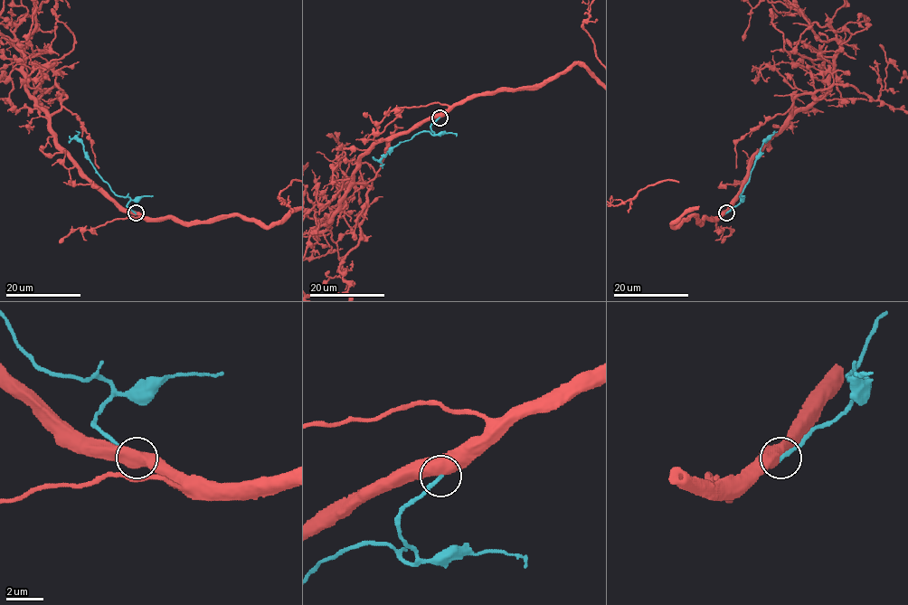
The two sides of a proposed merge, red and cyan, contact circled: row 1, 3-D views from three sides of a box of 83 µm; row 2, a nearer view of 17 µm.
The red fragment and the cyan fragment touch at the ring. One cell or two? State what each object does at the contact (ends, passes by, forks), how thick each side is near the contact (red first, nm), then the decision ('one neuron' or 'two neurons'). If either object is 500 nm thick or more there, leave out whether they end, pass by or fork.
550/200 nm | two neurons

